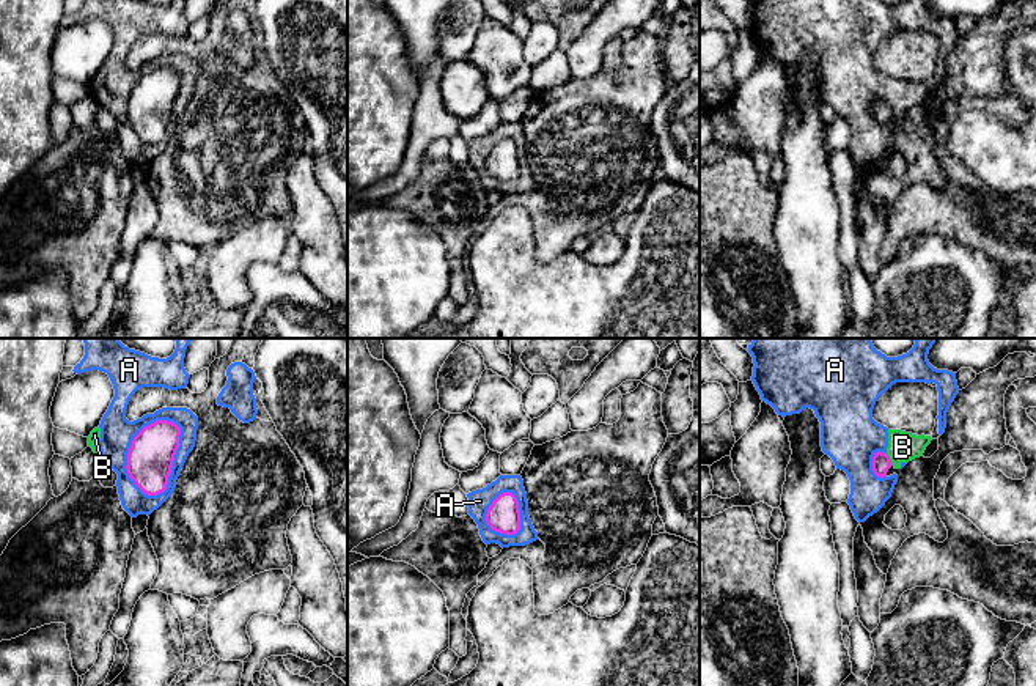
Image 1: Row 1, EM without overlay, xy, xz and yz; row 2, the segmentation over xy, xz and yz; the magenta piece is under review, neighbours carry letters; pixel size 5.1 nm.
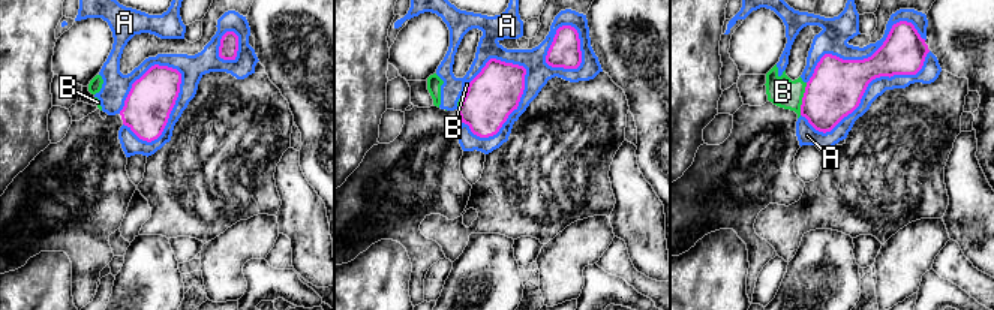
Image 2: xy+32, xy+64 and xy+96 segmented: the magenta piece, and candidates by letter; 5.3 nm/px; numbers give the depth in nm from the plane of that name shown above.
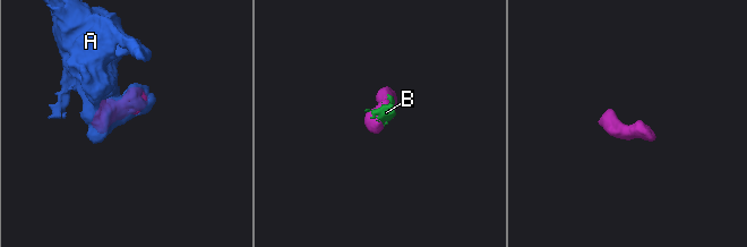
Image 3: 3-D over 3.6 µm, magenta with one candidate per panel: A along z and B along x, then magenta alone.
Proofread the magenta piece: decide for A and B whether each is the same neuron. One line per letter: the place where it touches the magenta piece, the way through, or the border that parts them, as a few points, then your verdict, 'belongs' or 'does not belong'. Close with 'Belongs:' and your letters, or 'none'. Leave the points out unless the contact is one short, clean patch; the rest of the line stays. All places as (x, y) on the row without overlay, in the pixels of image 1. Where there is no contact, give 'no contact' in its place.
A: meets magenta in xy at (173, 107); does not belong
B: meets magenta in yz at (890, 107); does not belong
Belongs: none

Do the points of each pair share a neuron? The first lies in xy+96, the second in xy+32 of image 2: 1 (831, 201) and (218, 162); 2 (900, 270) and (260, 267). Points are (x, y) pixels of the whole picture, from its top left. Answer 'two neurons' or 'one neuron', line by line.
1: one neuron
2: two neurons

